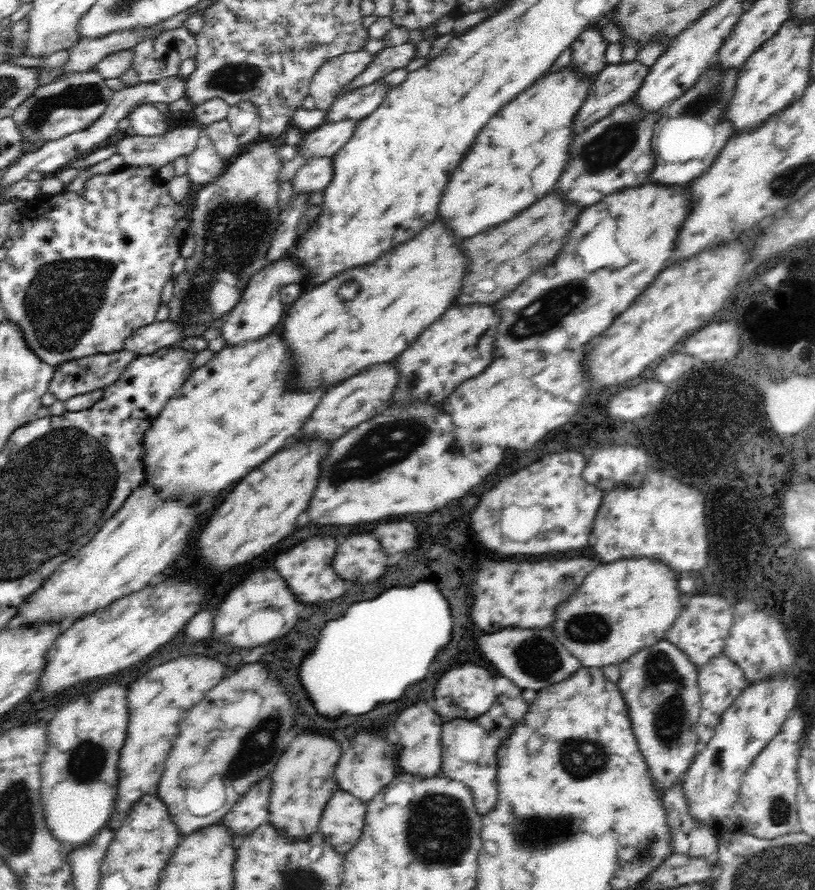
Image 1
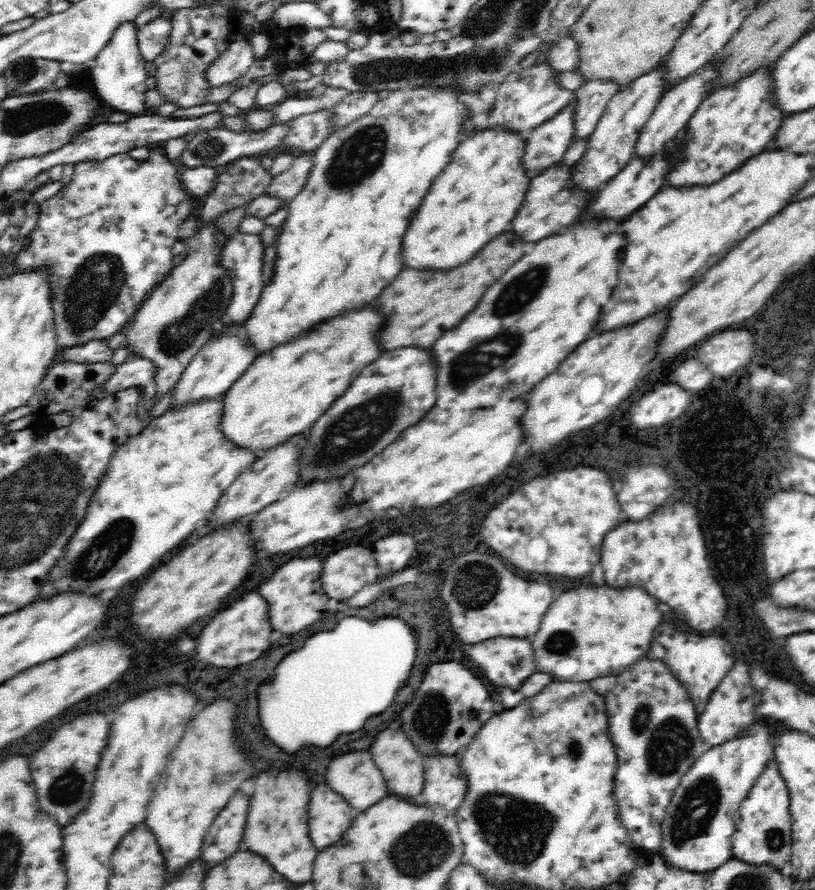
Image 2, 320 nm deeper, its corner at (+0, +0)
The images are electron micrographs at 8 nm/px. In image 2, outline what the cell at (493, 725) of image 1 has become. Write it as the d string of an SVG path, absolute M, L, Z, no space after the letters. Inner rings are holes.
M429 754L425 767L424 790L415 801L426 805L442 805L451 811L458 810L469 793L468 775L462 769L461 756Z

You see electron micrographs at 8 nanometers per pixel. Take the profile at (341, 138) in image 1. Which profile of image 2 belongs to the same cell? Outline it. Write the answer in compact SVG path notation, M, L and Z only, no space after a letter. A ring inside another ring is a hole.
M305 151L304 154L296 156L292 160L292 166L274 176L266 188L265 193L271 196L278 196L287 202L292 200L302 192L307 179L314 169L315 152Z

